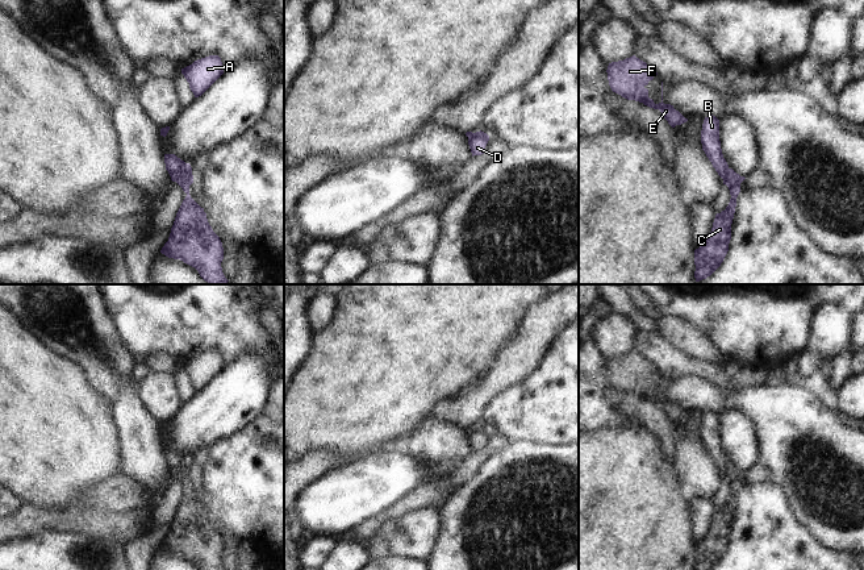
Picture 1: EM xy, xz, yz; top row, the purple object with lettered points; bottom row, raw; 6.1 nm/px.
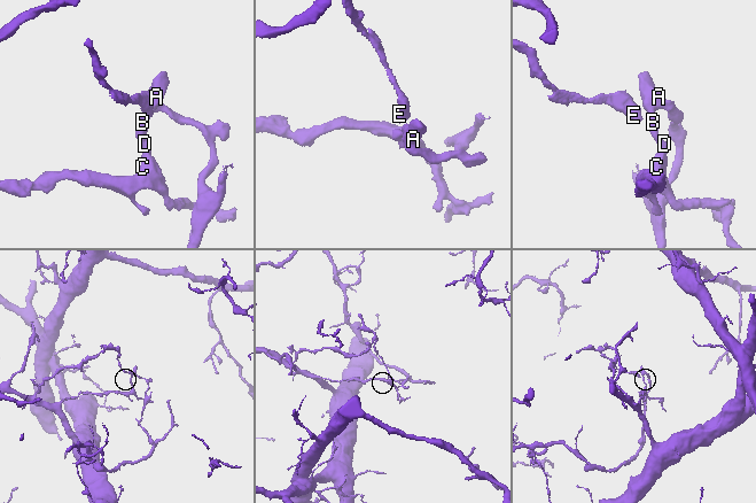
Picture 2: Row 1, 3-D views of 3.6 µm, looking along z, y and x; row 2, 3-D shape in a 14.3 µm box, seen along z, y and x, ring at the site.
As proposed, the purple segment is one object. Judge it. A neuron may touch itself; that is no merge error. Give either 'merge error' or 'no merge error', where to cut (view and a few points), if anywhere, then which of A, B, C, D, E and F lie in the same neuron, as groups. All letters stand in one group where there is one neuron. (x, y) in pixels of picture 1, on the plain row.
merge error | xy (186, 458), (174, 475) | A B / C D E F

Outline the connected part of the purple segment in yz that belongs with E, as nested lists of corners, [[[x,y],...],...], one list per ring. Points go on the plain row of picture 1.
[[[635,350],[626,353],[623,355],[609,358],[606,367],[609,380],[613,387],[621,390],[627,395],[635,395],[643,398],[650,403],[659,404],[672,423],[688,416],[688,413],[685,413],[679,405],[676,405],[673,400],[663,398],[663,376],[661,376],[661,396],[659,399],[655,399],[654,395],[648,392],[648,384],[646,383],[646,380],[648,379],[650,375],[654,374],[655,370],[658,370],[658,367],[655,363],[650,362],[646,357],[640,355]]]

